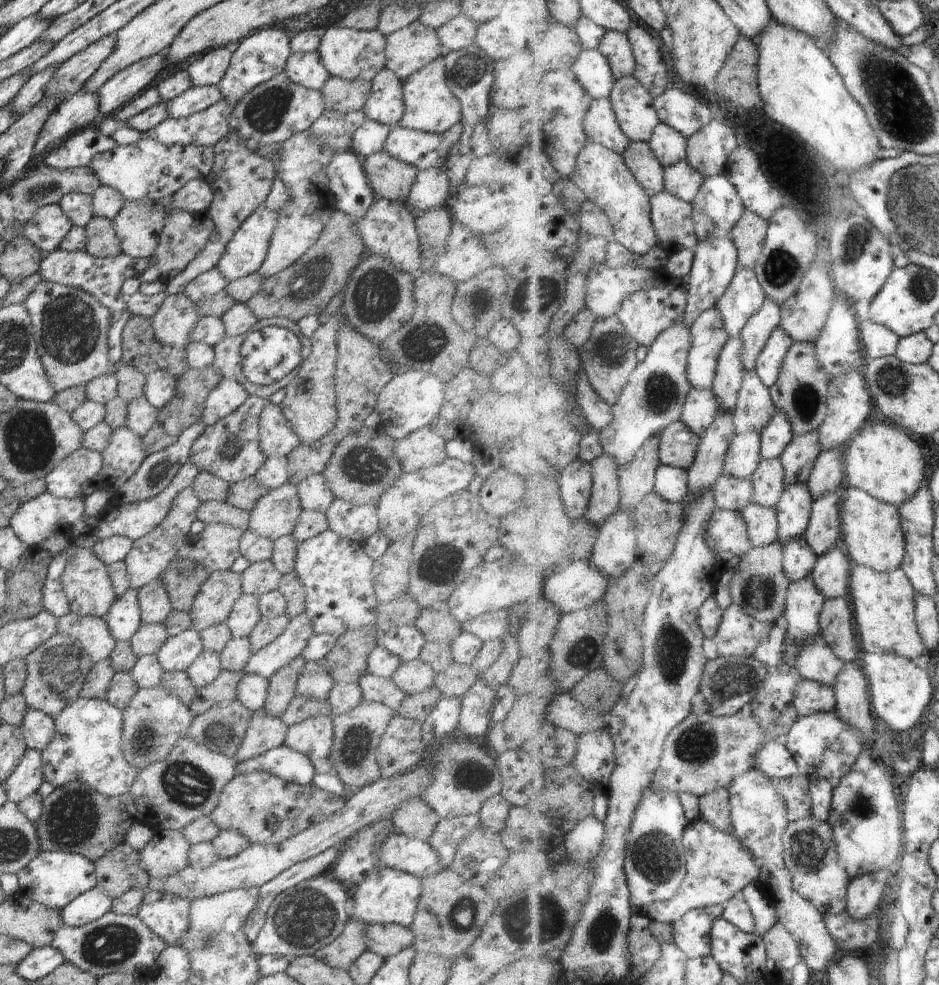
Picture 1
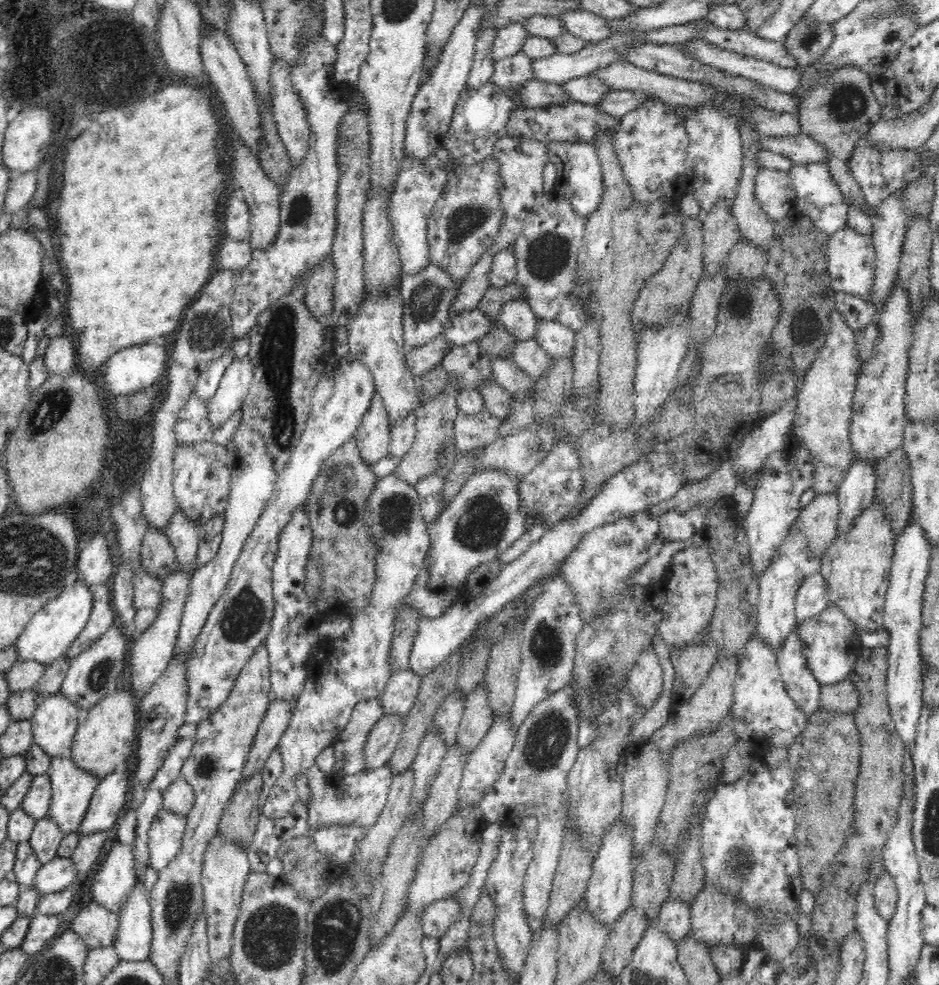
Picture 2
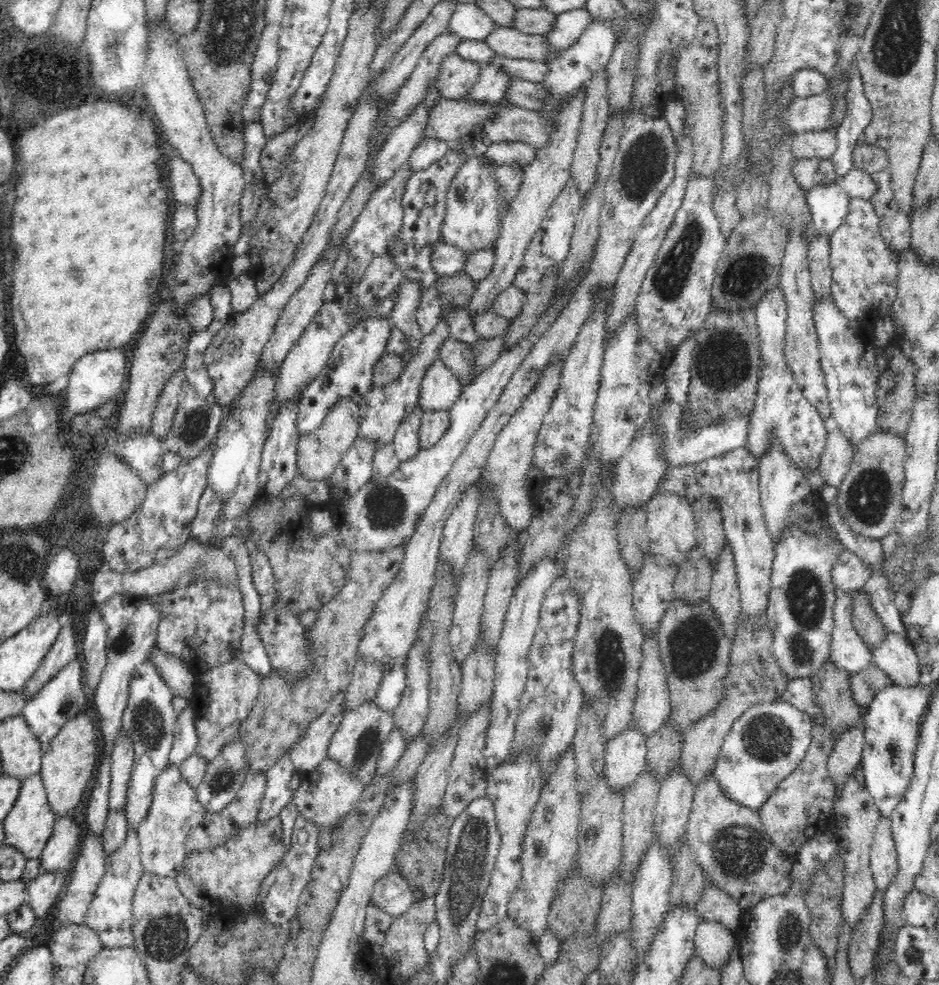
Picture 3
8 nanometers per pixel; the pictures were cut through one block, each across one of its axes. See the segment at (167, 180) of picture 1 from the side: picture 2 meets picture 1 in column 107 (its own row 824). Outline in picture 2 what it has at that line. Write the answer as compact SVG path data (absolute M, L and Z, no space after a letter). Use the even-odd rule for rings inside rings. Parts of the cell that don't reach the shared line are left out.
M160 810L152 820L149 831L148 850L150 865L162 870L170 864L180 848L186 832L187 817L178 816L169 810Z

